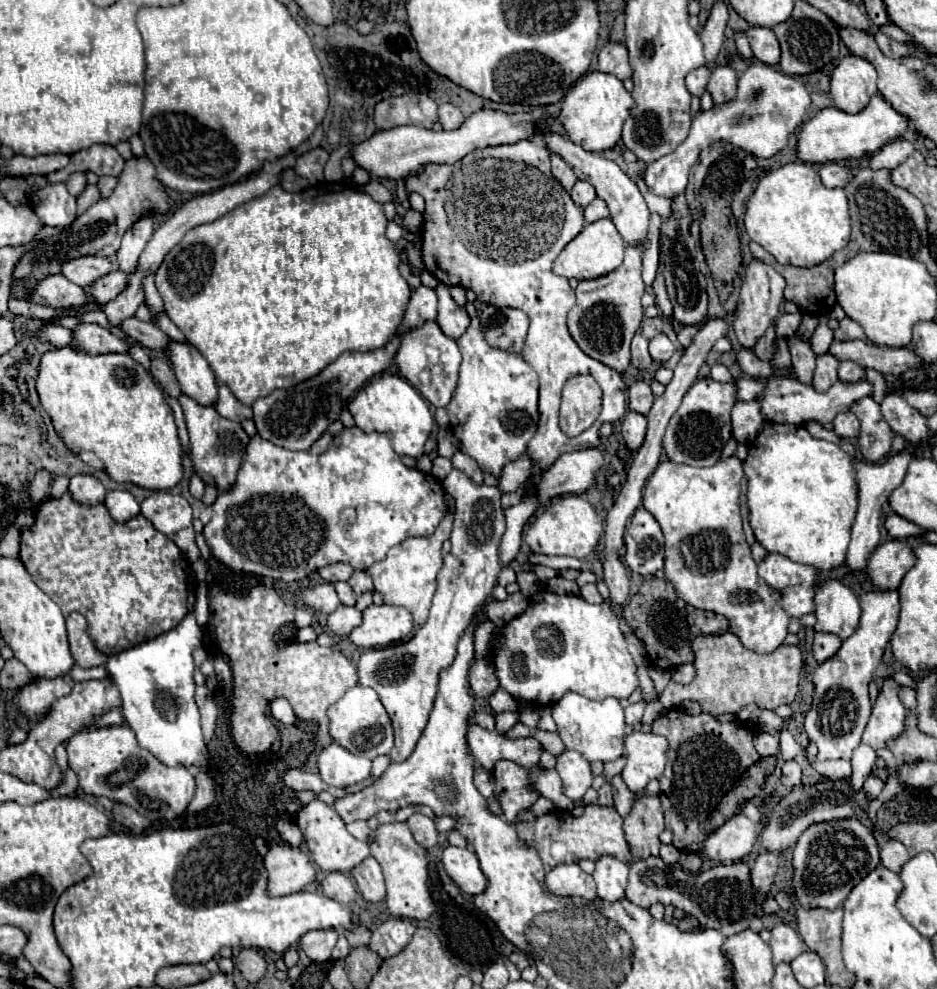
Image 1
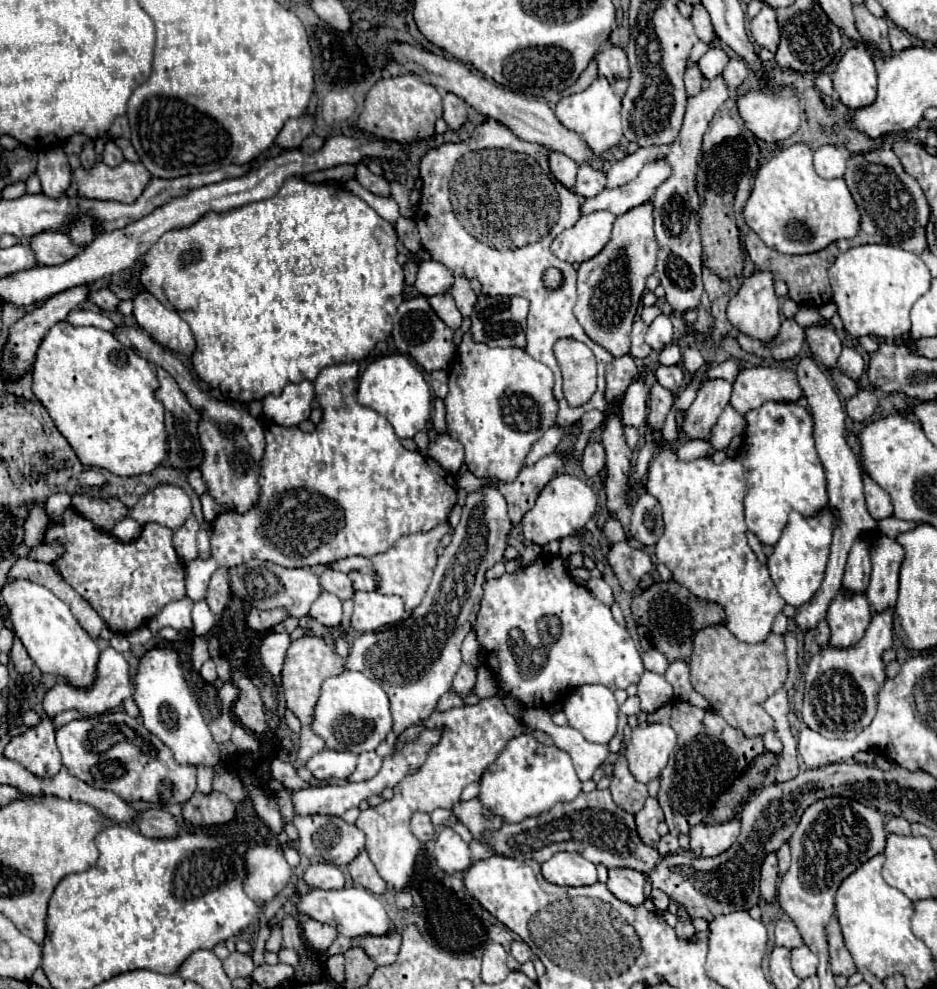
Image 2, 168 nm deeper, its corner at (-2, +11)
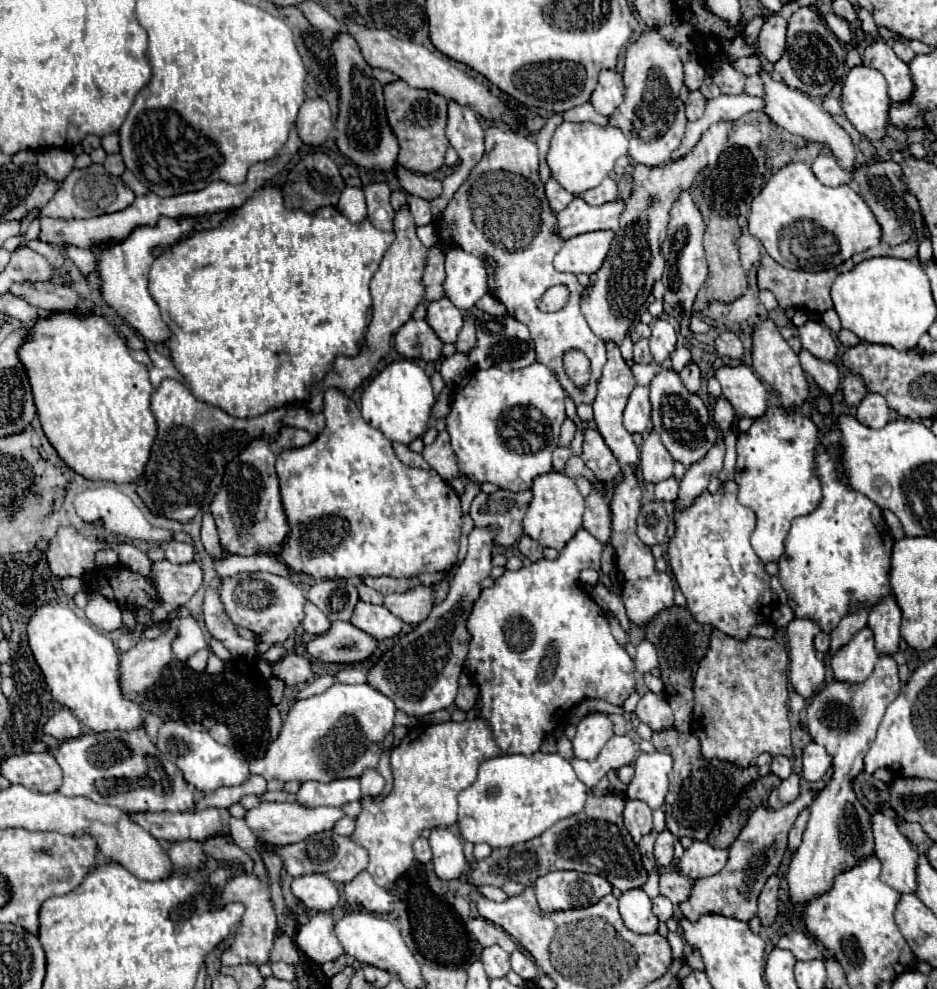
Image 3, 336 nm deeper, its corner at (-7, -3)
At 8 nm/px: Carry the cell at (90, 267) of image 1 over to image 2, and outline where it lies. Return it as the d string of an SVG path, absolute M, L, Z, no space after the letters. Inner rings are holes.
M39 233L31 239L31 247L41 265L63 265L85 249L67 233Z

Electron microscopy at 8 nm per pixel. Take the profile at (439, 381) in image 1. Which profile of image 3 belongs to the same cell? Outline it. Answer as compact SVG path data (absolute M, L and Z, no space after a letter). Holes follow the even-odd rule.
M410 319L408 323L404 323L396 331L394 343L396 351L402 357L416 361L436 361L440 357L440 349L444 347L444 343L438 339L438 335L434 335L432 327L424 319Z

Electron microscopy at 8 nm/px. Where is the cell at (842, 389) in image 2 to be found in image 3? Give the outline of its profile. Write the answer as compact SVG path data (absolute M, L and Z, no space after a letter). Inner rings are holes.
M800 349L798 353L800 357L800 363L802 363L802 369L814 377L814 381L820 385L822 391L826 393L834 393L840 385L840 375L838 375L838 369L834 363L828 363L828 361L822 361L818 357L814 357L810 351L806 349Z

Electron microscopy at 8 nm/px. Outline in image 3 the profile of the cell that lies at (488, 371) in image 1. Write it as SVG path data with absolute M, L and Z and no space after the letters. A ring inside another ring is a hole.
M532 363L526 369L502 371L498 367L476 369L462 377L454 395L452 409L446 417L446 431L450 435L452 451L458 459L458 469L470 481L494 483L508 491L526 491L534 481L534 475L552 471L552 451L558 445L560 425L564 423L564 391L552 371L542 363Z

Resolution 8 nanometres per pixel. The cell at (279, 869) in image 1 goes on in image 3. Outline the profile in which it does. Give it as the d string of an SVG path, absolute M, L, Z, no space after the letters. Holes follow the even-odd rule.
M256 861L254 873L250 875L236 875L232 879L226 881L222 893L218 895L218 905L226 905L226 903L242 903L246 907L242 921L238 925L238 931L234 935L234 941L228 949L222 951L220 961L222 965L242 965L242 963L252 963L252 965L264 965L270 959L270 951L272 951L272 943L274 943L274 935L276 935L276 915L272 909L272 901L270 901L270 885L268 885L268 875L266 875L266 867L262 861Z

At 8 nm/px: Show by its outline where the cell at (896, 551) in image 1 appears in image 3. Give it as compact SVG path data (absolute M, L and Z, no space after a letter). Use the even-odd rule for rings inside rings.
M892 595L870 611L868 629L874 633L874 645L880 655L894 655L900 643L900 607Z

